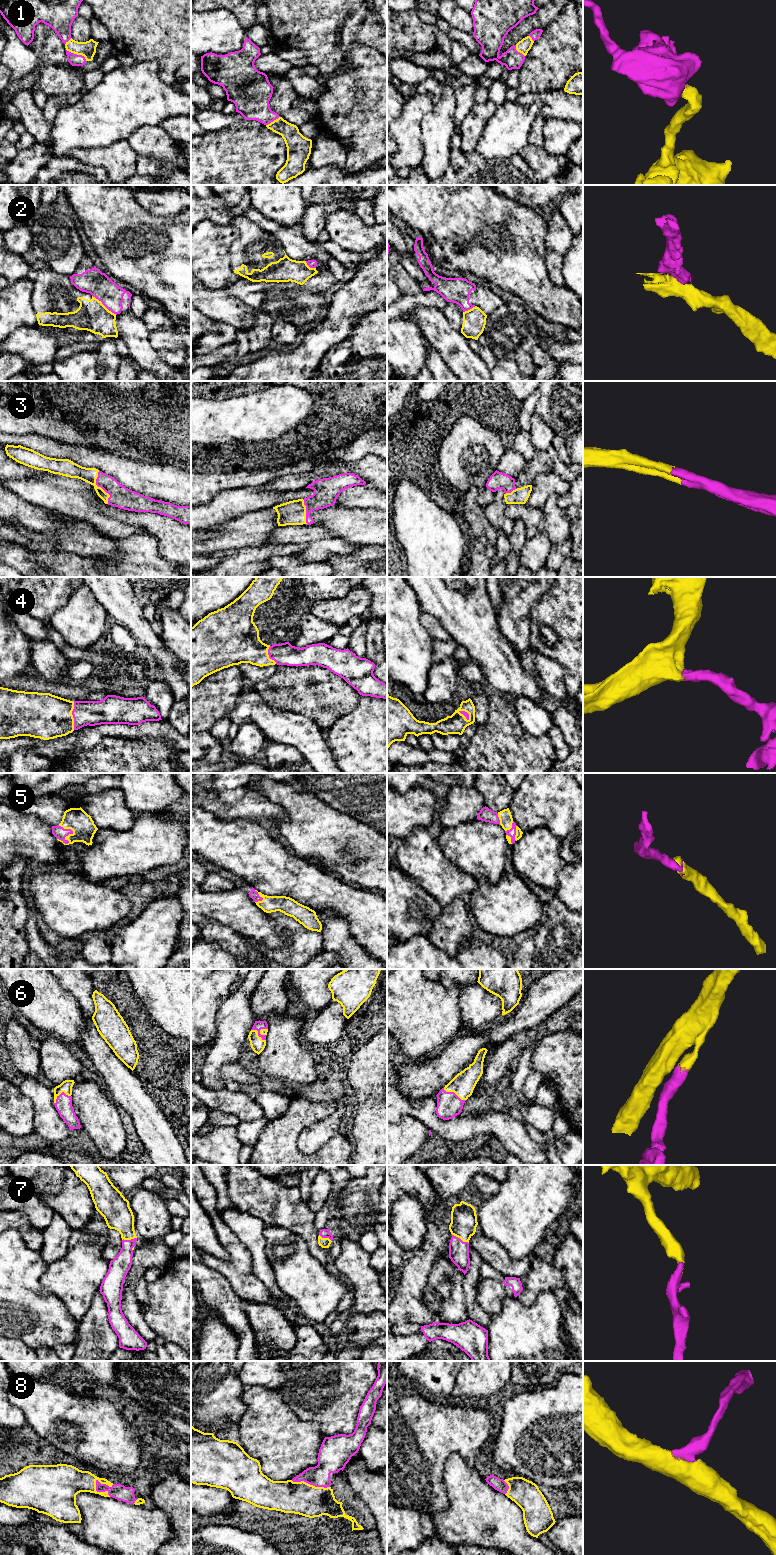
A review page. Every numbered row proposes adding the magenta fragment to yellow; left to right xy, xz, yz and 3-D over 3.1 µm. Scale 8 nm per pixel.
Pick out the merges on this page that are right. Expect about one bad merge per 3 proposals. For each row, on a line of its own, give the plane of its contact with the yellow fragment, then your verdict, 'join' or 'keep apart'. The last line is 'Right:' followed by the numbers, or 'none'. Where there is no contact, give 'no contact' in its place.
1: meets yellow in xy; join
2: meets yellow in xy; keep apart
3: meets yellow in xy; join
4: meets yellow in xy; join
5: meets yellow in xy; join
6: meets yellow in xz; join
7: meets yellow in yz; join
8: meets yellow in xy; join
Right: 1, 3, 4, 5, 6, 7, 8

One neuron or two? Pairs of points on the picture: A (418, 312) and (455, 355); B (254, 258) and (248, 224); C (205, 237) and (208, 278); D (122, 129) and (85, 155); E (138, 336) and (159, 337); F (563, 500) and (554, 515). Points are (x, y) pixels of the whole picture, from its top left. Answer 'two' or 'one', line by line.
A: one
B: one
C: one
D: two
E: two
F: two

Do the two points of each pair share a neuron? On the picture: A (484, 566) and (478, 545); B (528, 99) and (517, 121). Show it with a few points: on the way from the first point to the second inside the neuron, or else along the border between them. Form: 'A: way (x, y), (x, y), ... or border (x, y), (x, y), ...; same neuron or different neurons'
A: way (480, 561), (480, 550); same neuron
B: border (515, 101), (524, 105), (538, 104), (539, 115); different neurons

